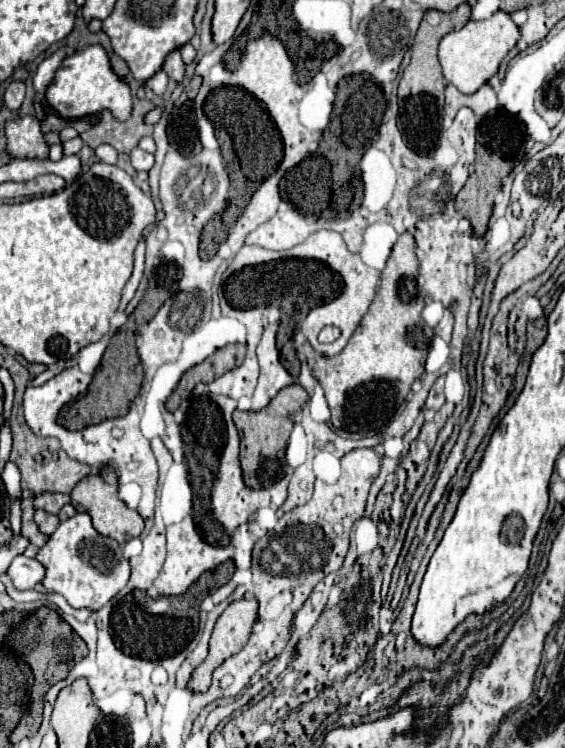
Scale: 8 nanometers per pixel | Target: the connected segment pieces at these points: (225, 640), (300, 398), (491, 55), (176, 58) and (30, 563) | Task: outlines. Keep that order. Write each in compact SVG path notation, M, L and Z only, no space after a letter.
M242 598L242 600L236 600L236 602L230 602L228 608L220 614L220 618L216 620L216 626L214 626L214 632L212 632L212 638L210 638L210 652L208 652L208 658L192 672L190 676L190 682L188 682L188 688L194 690L194 692L206 692L210 688L210 678L212 678L212 672L224 662L228 660L232 654L240 652L246 642L248 642L248 636L250 636L250 630L252 630L252 624L256 622L258 618L258 600L256 598Z
M300 384L284 386L264 410L258 412L234 412L234 424L240 434L240 462L244 470L244 482L250 488L268 488L286 474L286 444L294 426L294 416L308 402L308 392Z
M498 10L488 20L470 20L464 28L446 34L440 42L438 60L442 64L444 78L454 84L462 94L474 94L482 84L486 84L500 68L504 56L516 46L520 38L518 26L512 22L510 14Z
M174 50L172 54L168 54L168 58L166 58L166 62L164 62L164 72L166 72L172 80L176 80L176 82L182 82L182 80L184 80L184 62L182 62L178 50Z
M16 556L8 568L8 574L14 582L14 586L18 590L30 590L34 588L38 582L42 582L46 568L34 560L34 558L26 558L26 556Z

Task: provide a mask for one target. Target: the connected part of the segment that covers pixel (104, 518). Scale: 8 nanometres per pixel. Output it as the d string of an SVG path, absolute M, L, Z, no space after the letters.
M104 468L100 474L96 476L86 476L82 478L74 490L72 490L72 506L76 510L82 510L88 512L92 516L92 524L94 528L104 534L104 536L110 536L114 538L118 544L124 544L128 542L130 538L136 538L140 536L140 532L144 530L144 520L142 516L136 512L136 510L130 510L120 498L118 498L118 476L114 470L110 468Z

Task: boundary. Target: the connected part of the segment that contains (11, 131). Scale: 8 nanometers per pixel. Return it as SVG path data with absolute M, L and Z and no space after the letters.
M20 116L18 120L6 122L6 152L12 158L48 158L48 144L44 140L44 132L40 130L40 122L34 116Z

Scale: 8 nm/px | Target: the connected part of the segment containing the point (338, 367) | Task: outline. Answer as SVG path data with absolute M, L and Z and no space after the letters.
M402 234L398 242L392 248L392 254L386 262L386 268L382 272L380 290L370 304L368 312L364 314L360 326L348 340L348 346L336 356L336 358L308 358L310 366L314 368L316 380L324 388L324 396L328 400L328 406L332 410L332 426L342 428L346 432L362 432L362 434L378 434L386 428L386 424L392 420L400 404L406 400L410 386L414 380L418 380L424 374L424 362L430 348L430 342L434 338L434 332L430 326L422 324L422 308L424 298L418 296L418 258L416 258L416 242L412 234Z

